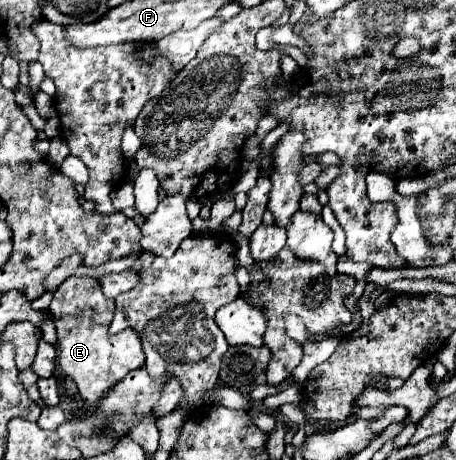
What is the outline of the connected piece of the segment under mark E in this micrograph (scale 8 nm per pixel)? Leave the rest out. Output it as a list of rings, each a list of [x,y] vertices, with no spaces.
[[[72,276],[64,280],[52,298],[50,312],[56,318],[60,338],[58,364],[76,382],[86,402],[98,402],[128,372],[144,368],[146,356],[142,350],[140,334],[132,328],[122,330],[118,334],[108,332],[108,326],[114,318],[114,300],[102,294],[102,286],[96,278]]]

